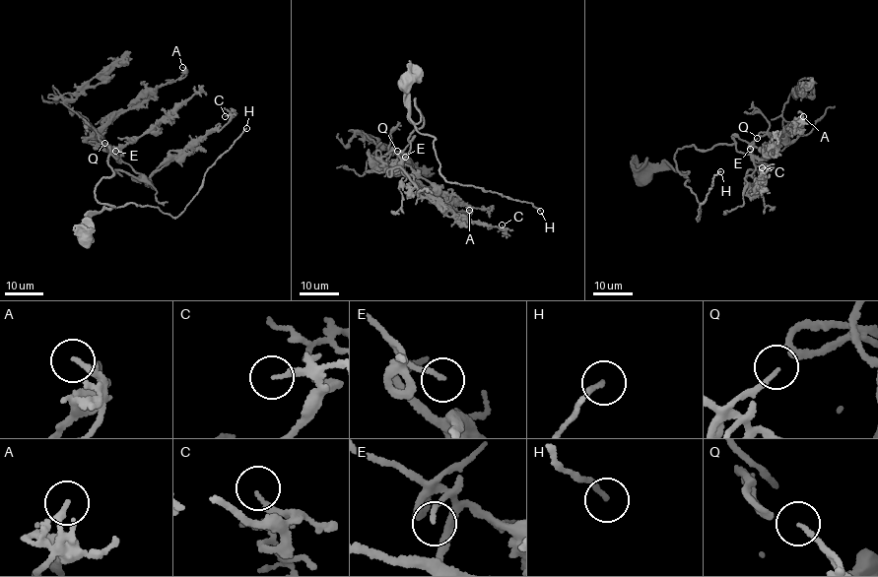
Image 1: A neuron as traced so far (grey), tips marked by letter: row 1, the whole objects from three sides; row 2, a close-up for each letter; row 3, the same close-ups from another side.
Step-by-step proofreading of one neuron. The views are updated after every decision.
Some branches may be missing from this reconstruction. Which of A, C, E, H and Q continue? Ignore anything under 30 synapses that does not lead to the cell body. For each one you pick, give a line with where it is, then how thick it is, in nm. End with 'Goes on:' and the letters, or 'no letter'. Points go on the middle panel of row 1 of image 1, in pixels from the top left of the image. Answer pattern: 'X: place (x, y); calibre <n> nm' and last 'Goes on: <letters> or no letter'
E: place (405, 157); calibre 130 nm
H: place (540, 211); calibre 150 nm
Goes on: E, H

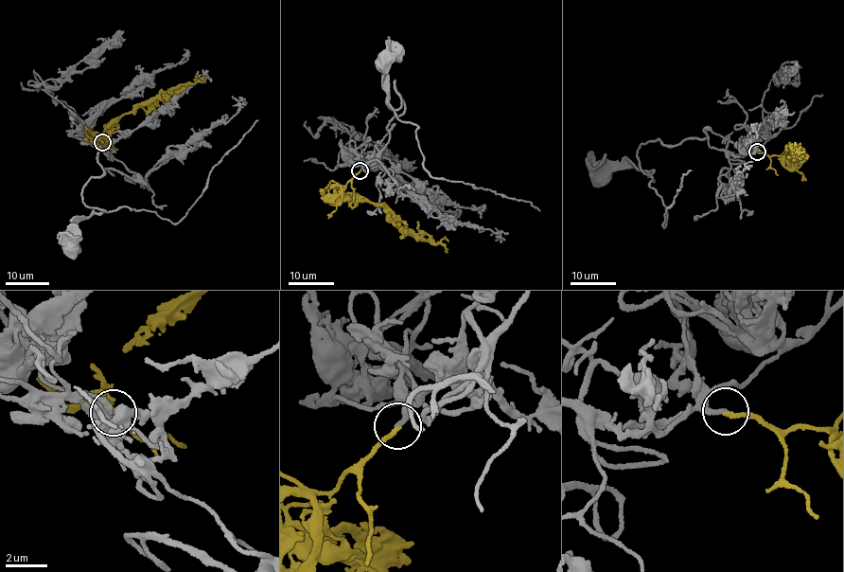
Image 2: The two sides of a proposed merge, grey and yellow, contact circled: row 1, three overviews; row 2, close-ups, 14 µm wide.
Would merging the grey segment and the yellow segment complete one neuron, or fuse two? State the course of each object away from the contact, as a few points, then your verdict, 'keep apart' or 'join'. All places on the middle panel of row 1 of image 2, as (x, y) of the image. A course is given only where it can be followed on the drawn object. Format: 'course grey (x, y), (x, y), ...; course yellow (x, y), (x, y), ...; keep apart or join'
course grey (360, 170), (377, 158), (389, 141), (388, 122), (403, 113), (395, 80), (396, 110), (382, 82), (388, 61); course yellow (360, 170), (350, 179), (342, 194), (384, 207), (388, 215), (423, 238), (443, 246), (447, 252); join

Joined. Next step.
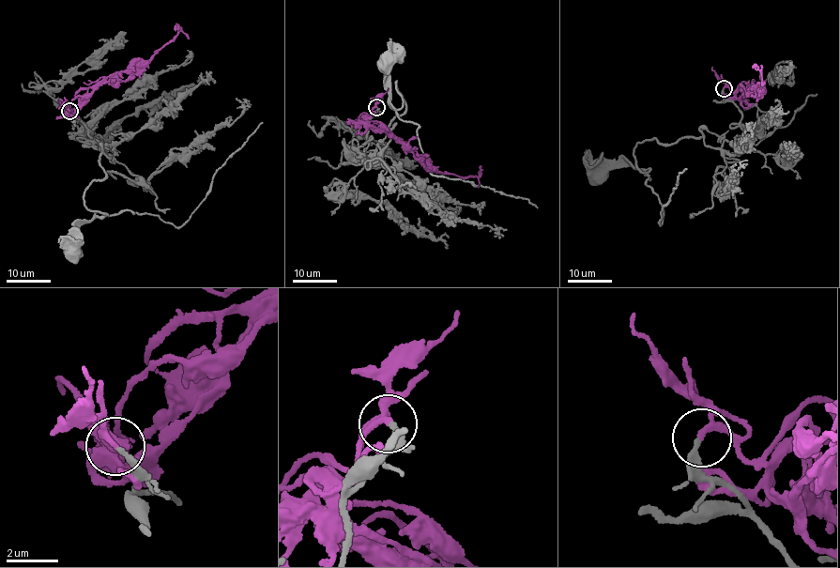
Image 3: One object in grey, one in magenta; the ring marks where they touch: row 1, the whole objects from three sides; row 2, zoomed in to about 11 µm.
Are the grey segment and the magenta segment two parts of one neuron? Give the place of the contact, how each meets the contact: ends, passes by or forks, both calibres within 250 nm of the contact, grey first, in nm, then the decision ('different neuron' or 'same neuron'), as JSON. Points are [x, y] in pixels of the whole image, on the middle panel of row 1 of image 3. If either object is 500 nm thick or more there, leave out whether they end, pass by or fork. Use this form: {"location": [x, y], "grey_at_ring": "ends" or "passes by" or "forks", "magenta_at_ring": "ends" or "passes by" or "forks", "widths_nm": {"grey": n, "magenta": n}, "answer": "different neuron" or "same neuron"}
{"location": [376, 107], "grey_at_ring": "ends", "magenta_at_ring": "passes by", "widths_nm": {"grey": 220, "magenta": 160}, "answer": "same neuron"}

